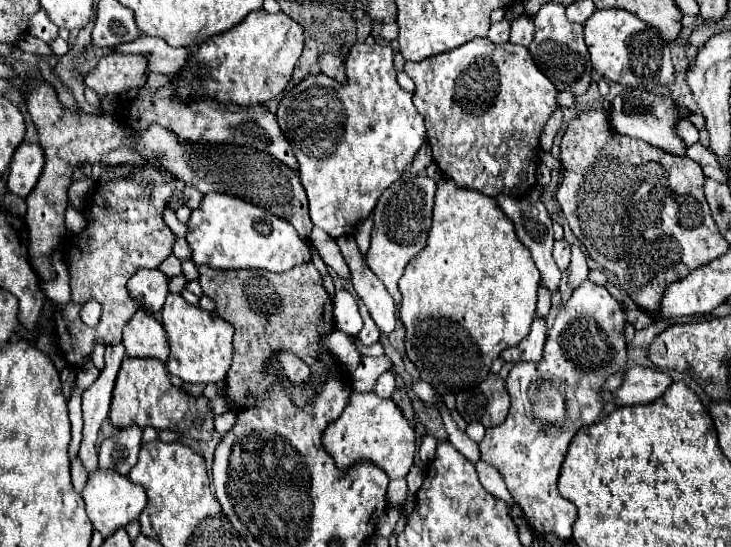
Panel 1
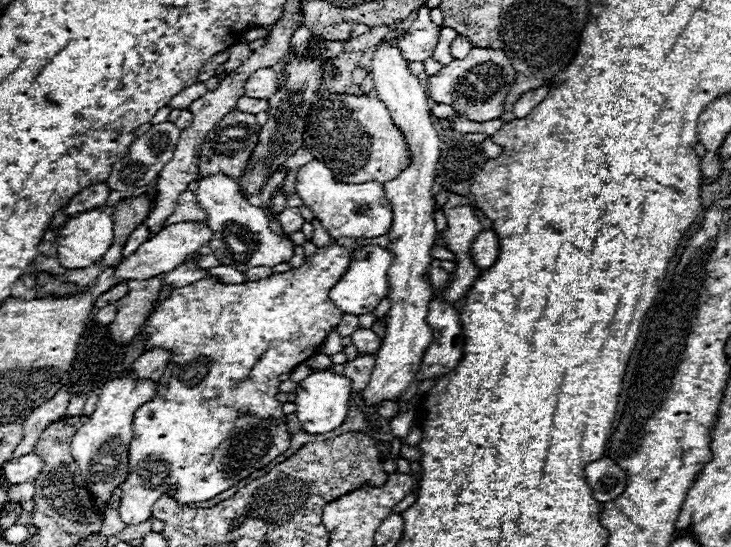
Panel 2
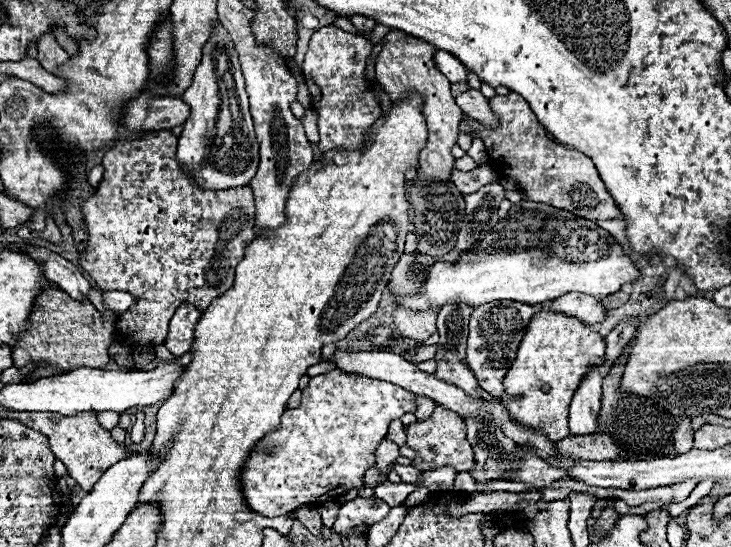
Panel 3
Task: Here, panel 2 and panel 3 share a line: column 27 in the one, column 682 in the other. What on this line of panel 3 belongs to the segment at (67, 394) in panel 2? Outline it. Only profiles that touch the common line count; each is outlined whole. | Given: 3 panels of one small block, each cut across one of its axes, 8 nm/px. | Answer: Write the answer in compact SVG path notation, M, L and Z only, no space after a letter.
M682 418L674 436L674 450L678 454L686 454L688 450L692 450L692 426L690 426L690 418Z

